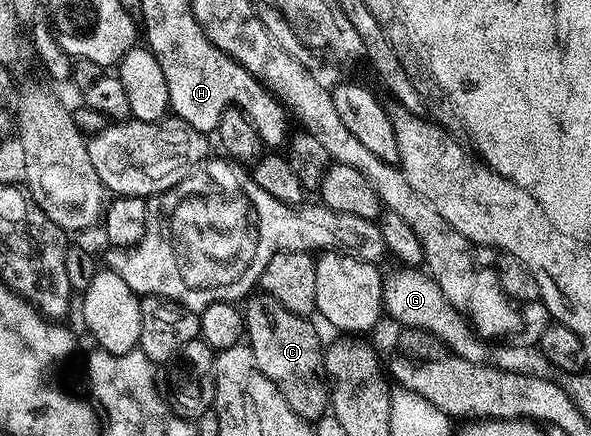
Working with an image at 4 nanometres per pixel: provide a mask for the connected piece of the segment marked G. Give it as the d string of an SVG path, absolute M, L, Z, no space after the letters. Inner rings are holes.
M399 268L392 278L388 277L384 281L383 308L400 322L400 327L420 326L425 332L433 332L433 336L440 338L454 357L469 360L469 364L495 366L499 370L518 374L536 374L539 378L551 378L556 373L555 366L545 360L538 345L499 346L503 344L488 344L480 338L469 325L468 319L460 311L454 310L449 300L445 300L441 288L431 279L430 274L420 269Z

